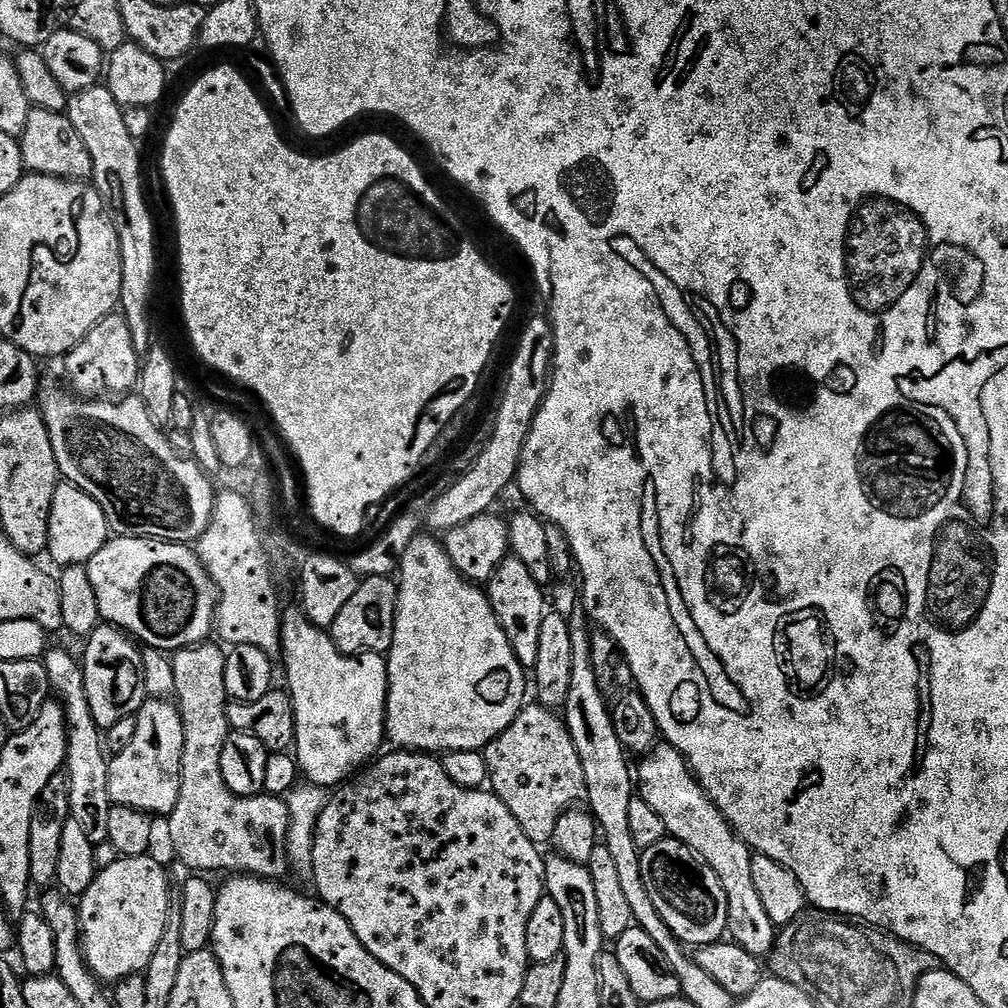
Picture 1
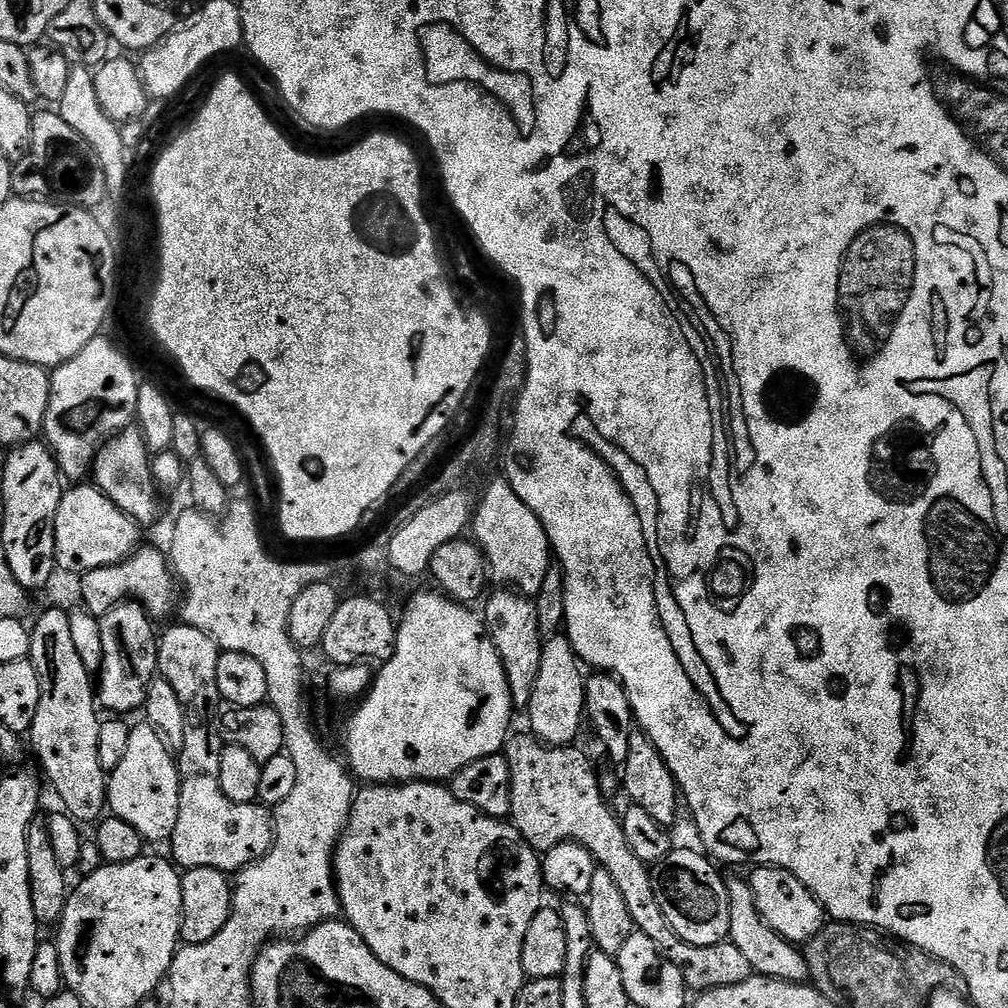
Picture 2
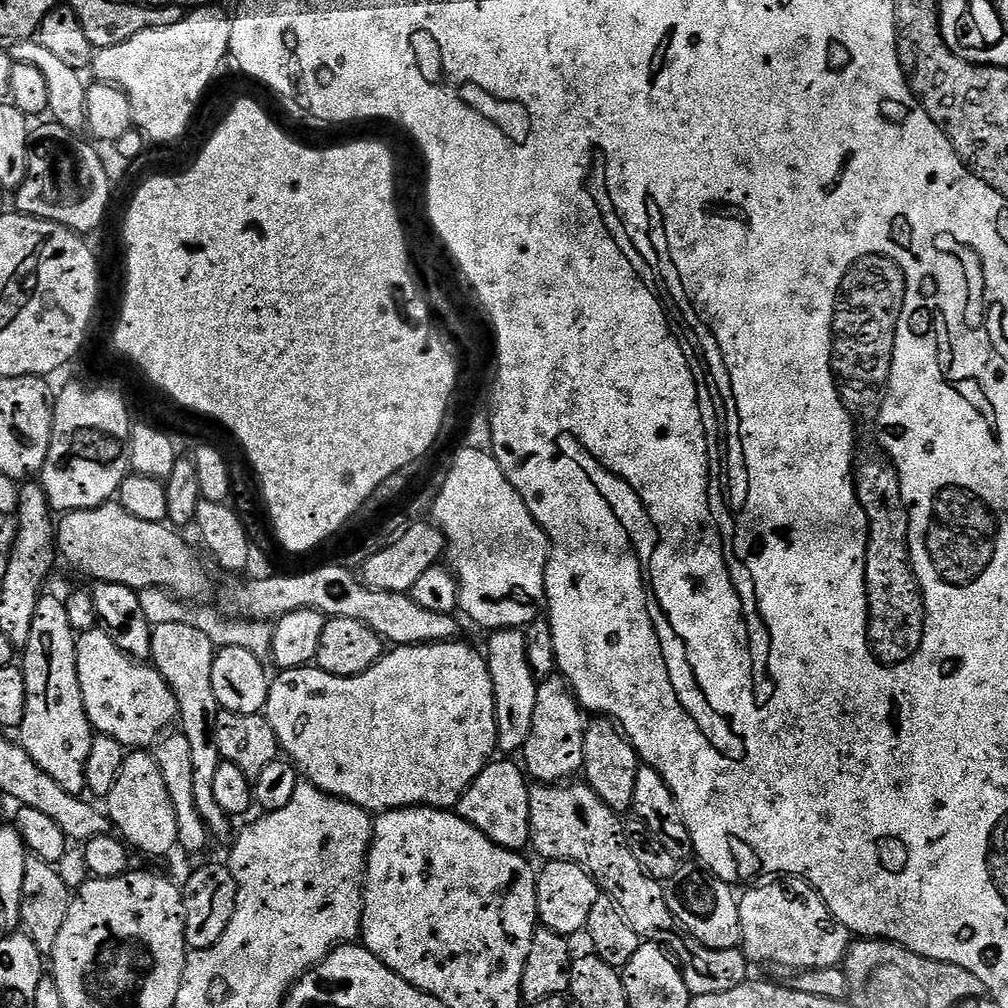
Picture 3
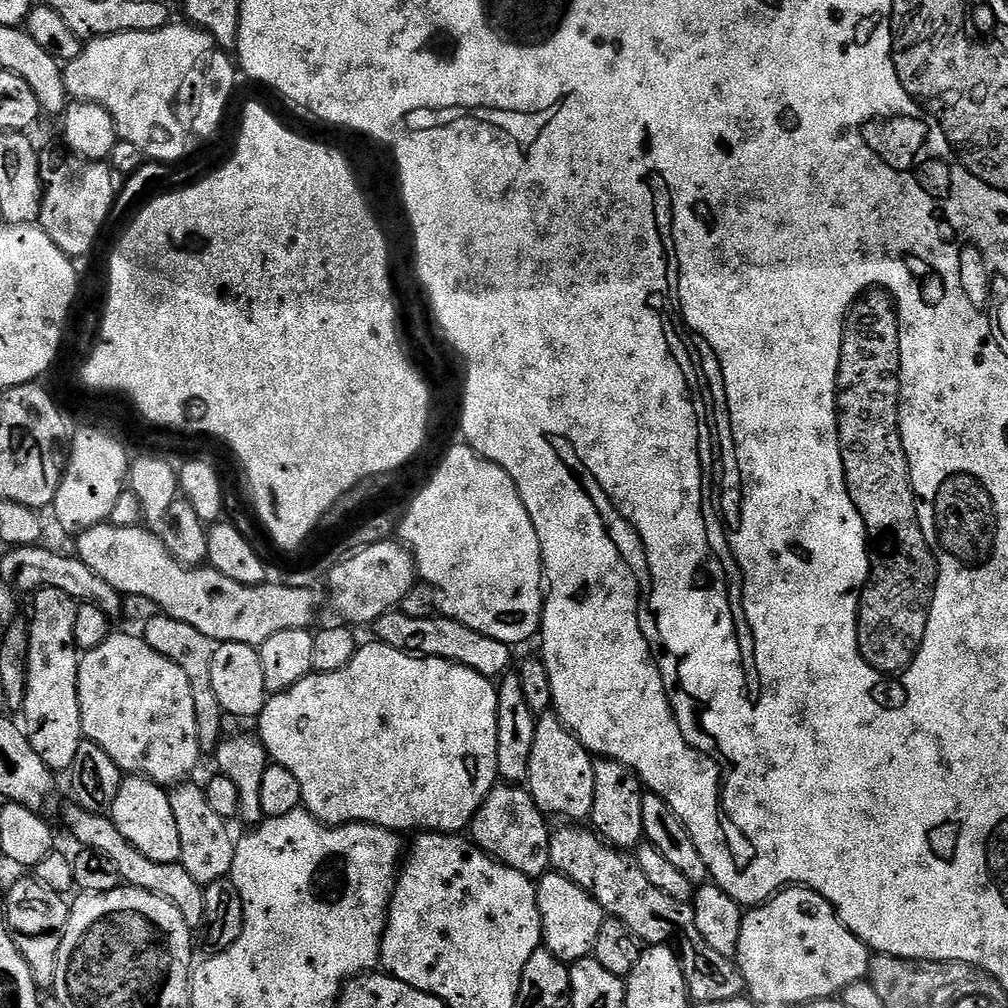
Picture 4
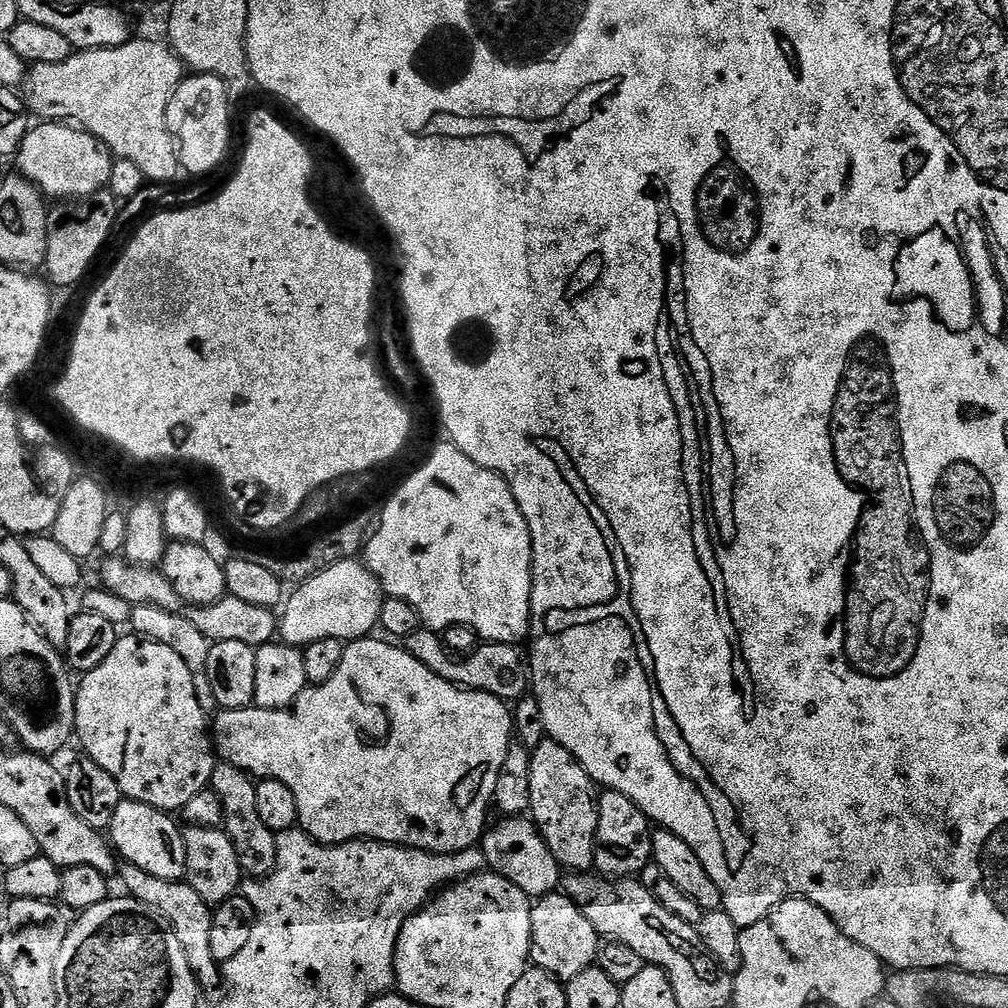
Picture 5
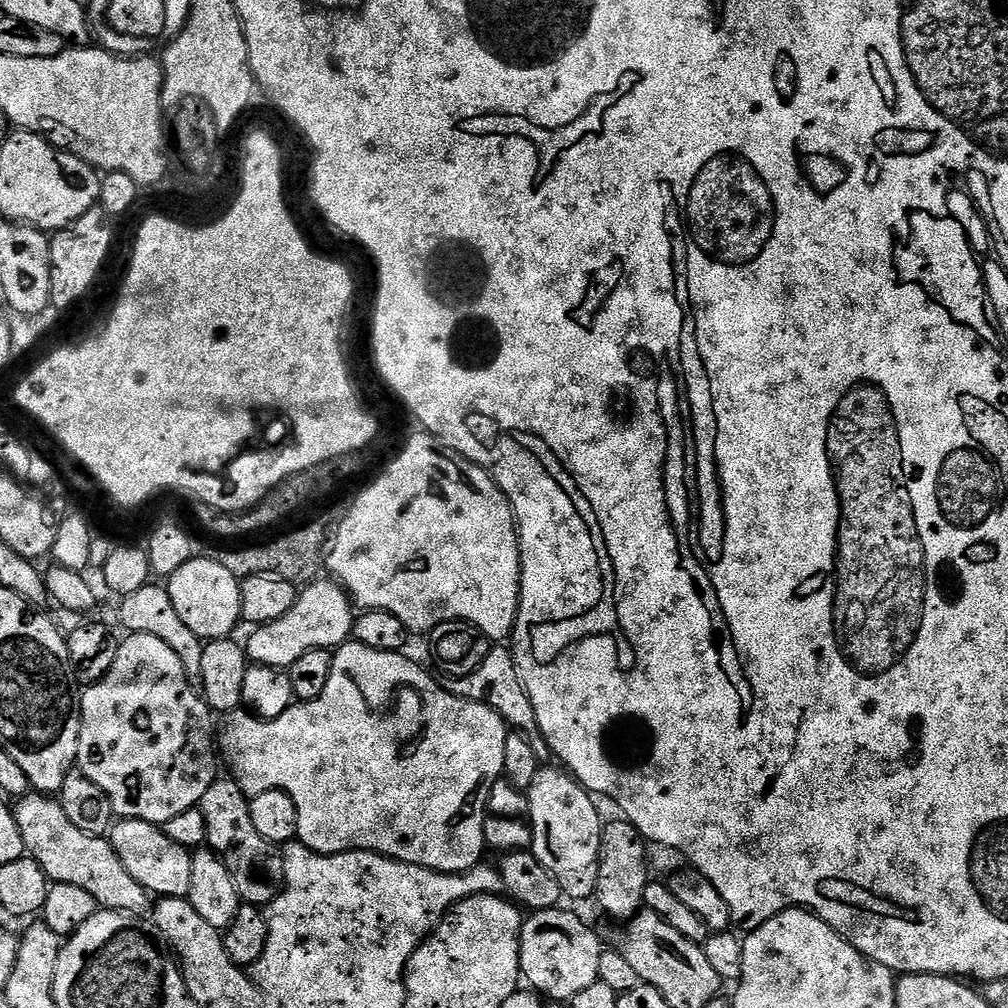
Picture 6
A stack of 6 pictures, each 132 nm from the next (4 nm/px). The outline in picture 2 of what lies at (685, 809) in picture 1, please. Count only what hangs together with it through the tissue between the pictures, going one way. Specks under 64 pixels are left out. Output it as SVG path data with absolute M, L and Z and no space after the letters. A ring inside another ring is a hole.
M747 879L727 881L730 898L730 930L728 940L738 946L739 952L750 962L753 973L791 984L802 984L809 979L808 963L803 951L786 938L782 938L770 925L760 919L760 911L754 902L752 885Z

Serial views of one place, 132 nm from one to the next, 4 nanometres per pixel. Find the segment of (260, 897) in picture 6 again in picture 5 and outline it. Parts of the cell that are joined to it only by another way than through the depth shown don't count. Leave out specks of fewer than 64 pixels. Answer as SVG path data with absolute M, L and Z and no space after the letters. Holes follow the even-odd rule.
M217 763L210 791L218 794L222 802L224 822L222 831L228 835L230 842L234 842L234 850L238 854L240 871L248 878L263 878L271 874L278 858L276 845L277 833L270 830L270 826L262 823L258 818L258 805L256 805L257 781L233 764Z

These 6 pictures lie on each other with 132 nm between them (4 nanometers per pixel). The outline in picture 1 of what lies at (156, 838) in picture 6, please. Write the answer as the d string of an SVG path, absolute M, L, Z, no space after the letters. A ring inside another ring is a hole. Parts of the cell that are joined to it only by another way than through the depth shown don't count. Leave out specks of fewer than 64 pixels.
M148 698L136 713L136 729L134 738L126 750L115 753L108 762L108 781L110 782L110 798L113 805L121 804L151 814L156 818L166 818L178 806L180 793L180 767L184 753L184 731L180 710L168 698Z

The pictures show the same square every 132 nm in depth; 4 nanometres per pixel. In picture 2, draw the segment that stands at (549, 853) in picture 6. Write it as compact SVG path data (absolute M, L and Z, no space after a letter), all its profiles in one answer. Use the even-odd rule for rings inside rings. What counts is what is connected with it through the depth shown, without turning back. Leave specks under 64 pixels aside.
M557 634L547 637L542 646L542 666L538 666L538 682L534 682L534 694L530 698L526 715L532 723L531 735L550 744L553 748L563 748L577 743L576 735L580 727L585 727L584 681L585 669L576 657L576 651L567 635Z

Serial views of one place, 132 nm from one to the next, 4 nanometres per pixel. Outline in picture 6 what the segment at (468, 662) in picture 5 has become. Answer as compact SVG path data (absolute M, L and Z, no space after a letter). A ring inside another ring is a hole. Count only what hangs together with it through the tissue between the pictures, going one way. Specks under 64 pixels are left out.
M492 646L486 660L473 673L465 676L454 676L447 681L450 694L467 700L477 700L489 704L497 714L508 723L509 729L520 732L530 742L534 754L538 754L541 762L547 761L550 749L540 732L534 714L534 706L530 702L530 694L526 694L526 686L522 686L522 678L518 674L518 666L512 657L511 647Z

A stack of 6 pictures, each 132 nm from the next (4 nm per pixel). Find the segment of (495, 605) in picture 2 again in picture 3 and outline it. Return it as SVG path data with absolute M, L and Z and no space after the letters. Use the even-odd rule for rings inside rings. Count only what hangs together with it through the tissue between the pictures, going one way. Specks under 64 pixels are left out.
M497 628L488 640L486 659L490 670L490 682L494 686L496 707L496 746L501 753L516 754L530 738L530 725L534 722L534 702L538 702L538 681L534 670L530 670L530 658L526 658L526 635L518 628Z

